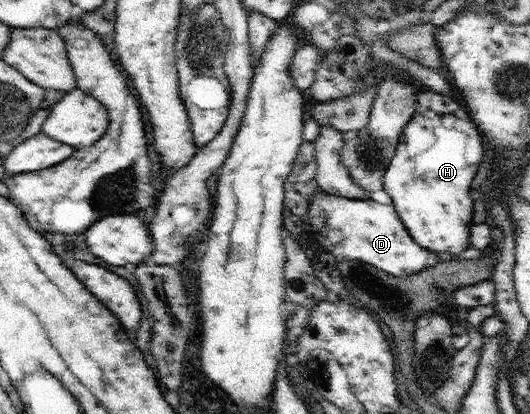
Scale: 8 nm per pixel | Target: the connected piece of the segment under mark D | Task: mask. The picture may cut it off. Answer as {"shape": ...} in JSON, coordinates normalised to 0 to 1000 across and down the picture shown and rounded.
{"shape":[[[600,457],[585,481],[579,531],[591,563],[585,570],[613,609],[623,609],[638,630],[668,630],[672,635],[681,630],[749,669],[789,657],[821,626],[811,609],[794,599],[772,570],[740,490],[717,493],[700,478],[694,483],[658,481],[619,466],[611,457]]]}

